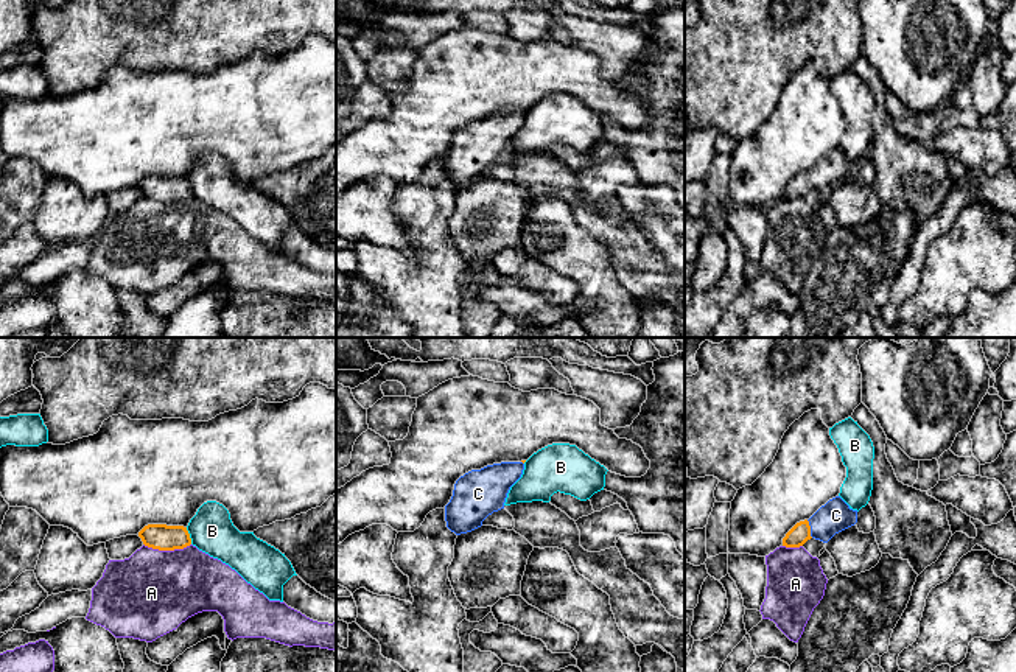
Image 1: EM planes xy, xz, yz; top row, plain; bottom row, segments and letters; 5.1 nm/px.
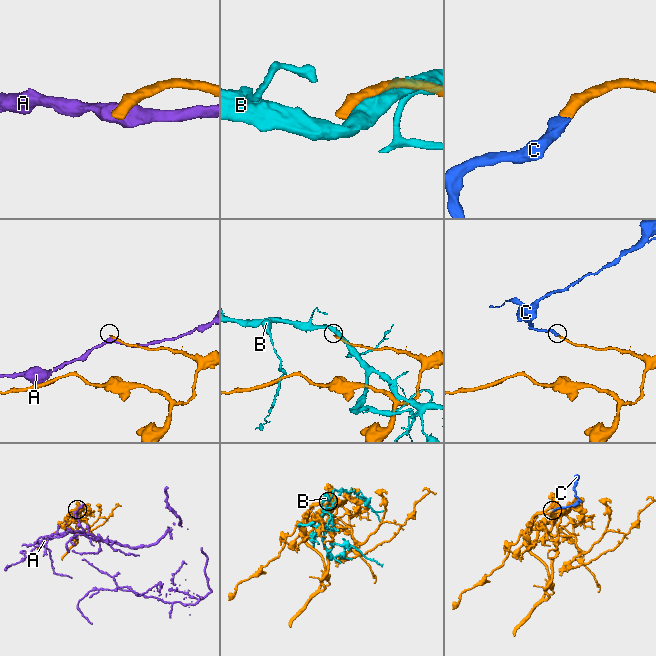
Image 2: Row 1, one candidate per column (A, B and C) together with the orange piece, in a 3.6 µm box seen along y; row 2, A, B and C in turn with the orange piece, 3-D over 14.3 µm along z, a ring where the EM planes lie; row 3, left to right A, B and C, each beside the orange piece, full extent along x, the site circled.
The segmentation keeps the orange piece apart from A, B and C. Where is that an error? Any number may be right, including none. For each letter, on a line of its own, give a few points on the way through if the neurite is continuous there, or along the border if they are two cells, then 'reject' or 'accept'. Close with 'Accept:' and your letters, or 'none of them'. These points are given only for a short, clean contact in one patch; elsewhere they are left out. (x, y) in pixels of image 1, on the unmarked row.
A: border along xy (143, 195), (159, 201), (182, 201), (190, 196); reject
B: reject
C: runs through yz (800, 184), (809, 181), (822, 178), (836, 167); accept
Accept: C

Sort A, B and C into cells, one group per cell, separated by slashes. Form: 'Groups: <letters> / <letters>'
Groups: A / B / C

